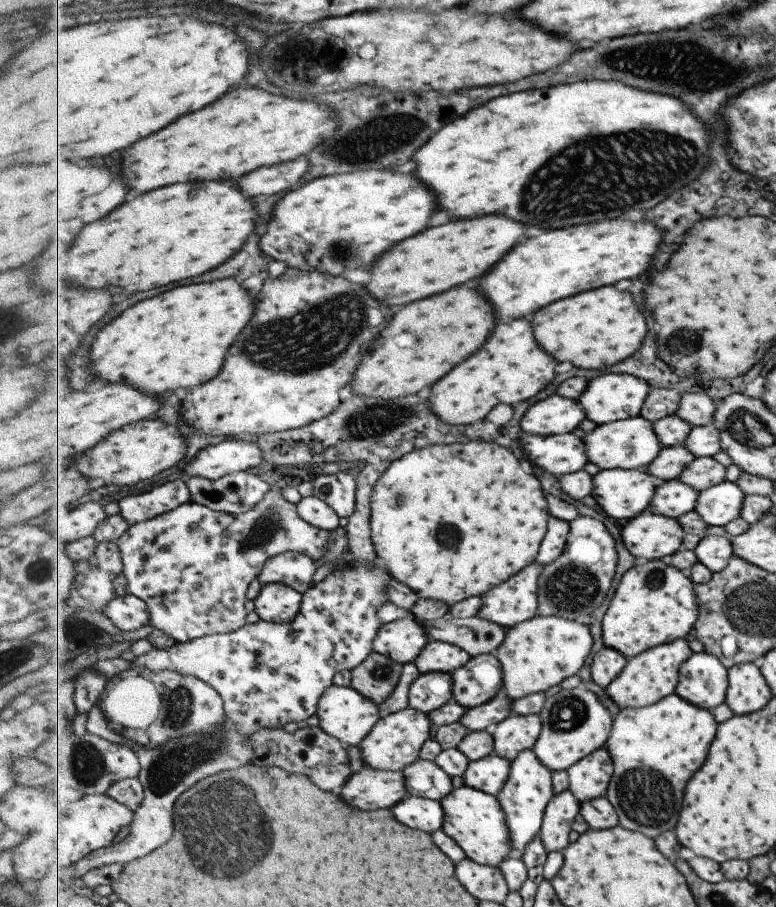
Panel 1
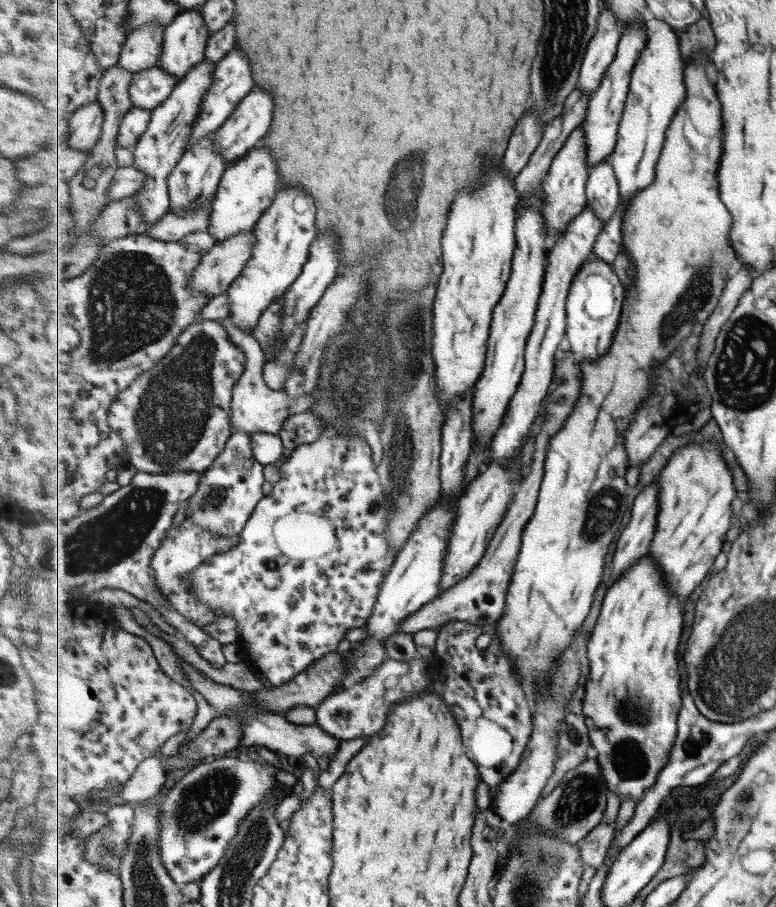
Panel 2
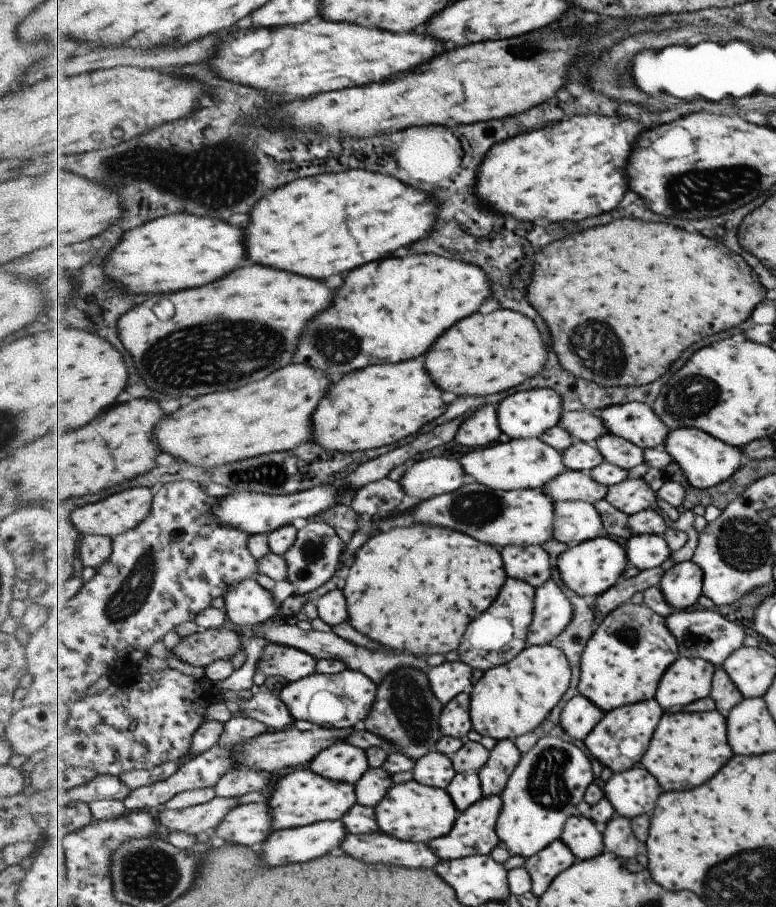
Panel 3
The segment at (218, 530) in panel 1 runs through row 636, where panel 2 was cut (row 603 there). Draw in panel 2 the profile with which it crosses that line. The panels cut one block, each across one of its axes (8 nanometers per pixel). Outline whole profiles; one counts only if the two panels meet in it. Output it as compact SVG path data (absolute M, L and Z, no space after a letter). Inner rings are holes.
M186 517L179 527L171 527L166 538L163 538L162 546L159 547L158 552L154 555L154 562L152 562L152 567L157 574L155 578L158 579L158 585L168 596L171 604L174 604L175 608L193 624L203 628L206 624L211 623L219 626L220 620L225 616L220 612L220 608L212 608L200 602L200 598L188 586L188 579L191 578L191 574L195 574L194 570L197 567L216 554L231 550L238 542L239 539L232 538L232 536L220 536L220 534L205 530L199 524L195 524L194 520Z

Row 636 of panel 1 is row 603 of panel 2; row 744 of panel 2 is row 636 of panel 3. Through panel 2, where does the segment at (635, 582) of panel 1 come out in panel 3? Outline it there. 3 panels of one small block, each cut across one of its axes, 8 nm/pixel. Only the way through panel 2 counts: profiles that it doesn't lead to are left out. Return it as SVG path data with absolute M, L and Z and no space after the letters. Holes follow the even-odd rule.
M629 602L601 618L599 623L599 628L582 654L579 692L602 708L605 713L655 699L663 675L681 656L679 641L667 626L666 618L652 611L644 602L640 605Z

